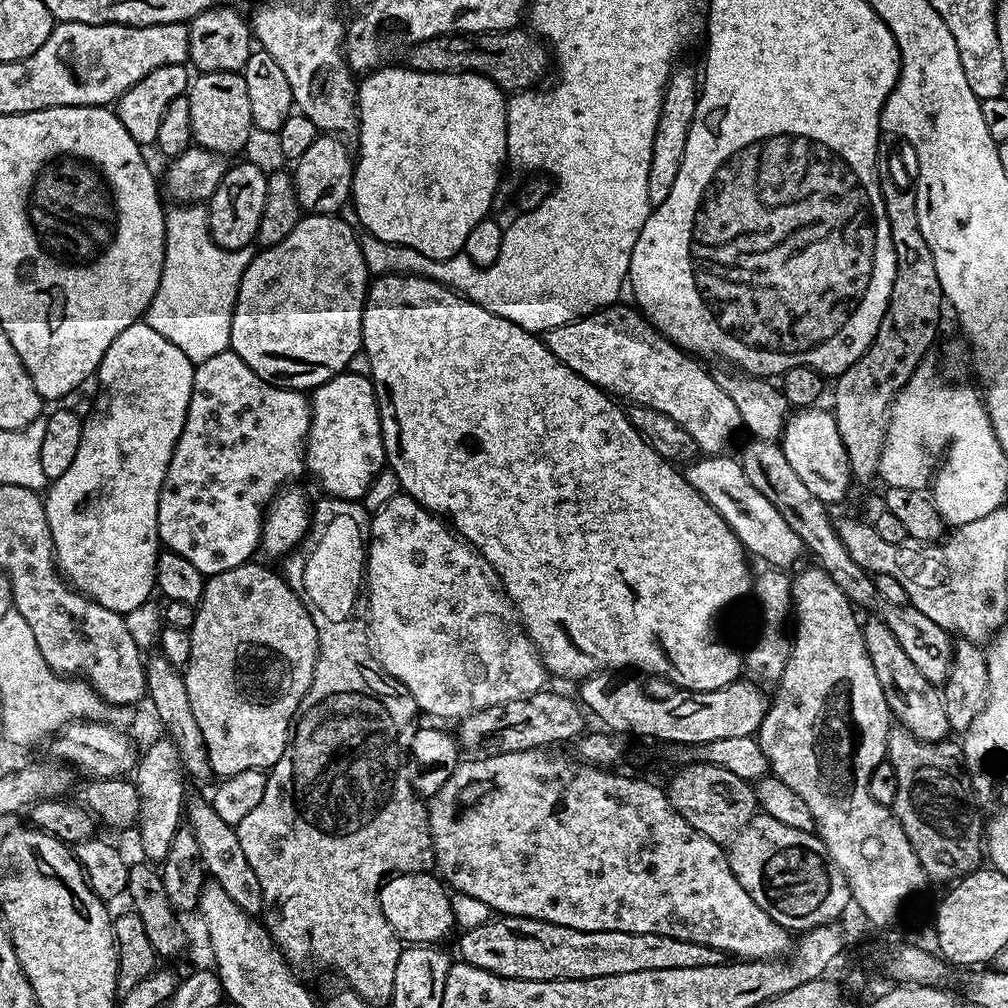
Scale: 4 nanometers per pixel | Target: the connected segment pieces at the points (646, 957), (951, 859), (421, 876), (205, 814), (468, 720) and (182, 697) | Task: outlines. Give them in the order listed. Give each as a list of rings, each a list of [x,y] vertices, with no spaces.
[[[497,915],[482,926],[461,931],[459,959],[465,964],[490,970],[502,978],[585,980],[614,974],[638,974],[638,970],[693,969],[727,963],[728,955],[716,947],[660,934],[630,934],[622,930],[583,932],[538,918]]]
[[[899,726],[888,733],[886,760],[894,766],[898,778],[894,811],[902,830],[906,830],[906,838],[910,838],[910,846],[914,846],[914,854],[918,854],[918,862],[922,862],[922,870],[932,882],[955,882],[982,864],[982,820],[980,824],[961,745],[952,743],[947,739],[931,744]]]
[[[432,872],[397,874],[383,885],[379,897],[386,922],[390,922],[390,926],[405,945],[439,945],[444,942],[440,940],[451,934],[452,927],[457,927],[449,889]]]
[[[198,796],[187,797],[185,813],[189,827],[198,840],[199,849],[202,850],[205,871],[215,883],[226,890],[226,894],[229,894],[238,906],[252,915],[259,915],[264,909],[264,891],[257,874],[246,859],[246,854],[243,853],[235,827],[221,818],[207,799],[205,801]]]
[[[541,690],[526,698],[502,702],[502,706],[490,706],[486,710],[465,716],[454,728],[454,735],[461,749],[481,748],[481,753],[497,756],[514,754],[518,750],[551,749],[553,746],[560,746],[563,740],[575,741],[585,731],[585,713],[581,705],[573,697],[572,701],[560,692],[548,691]]]
[[[163,654],[148,656],[146,660],[145,678],[148,683],[147,699],[154,702],[158,710],[158,718],[164,726],[167,739],[174,742],[180,755],[180,763],[185,773],[196,780],[204,780],[213,775],[210,758],[206,754],[206,742],[202,742],[202,730],[198,730],[198,721],[194,718],[194,710],[190,707],[190,698],[186,695],[186,682],[181,669],[176,668]]]

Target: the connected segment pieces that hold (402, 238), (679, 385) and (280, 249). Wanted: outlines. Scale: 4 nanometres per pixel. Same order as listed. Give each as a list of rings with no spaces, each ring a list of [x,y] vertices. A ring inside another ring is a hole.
[[[396,66],[377,68],[375,72],[367,73],[358,84],[358,137],[360,136],[360,156],[358,152],[358,155],[354,160],[350,204],[351,207],[355,208],[356,213],[358,214],[360,228],[363,229],[363,231],[374,234],[374,238],[382,238],[382,242],[410,246],[414,250],[418,250],[422,254],[426,254],[435,260],[448,260],[452,256],[459,256],[463,253],[464,243],[470,234],[470,230],[474,230],[474,226],[478,226],[478,222],[485,219],[485,217],[491,213],[488,211],[492,208],[492,199],[495,198],[496,187],[500,184],[500,167],[503,166],[504,160],[506,161],[506,157],[508,156],[508,102],[506,93],[503,88],[498,87],[494,82],[490,82],[490,78],[479,76],[477,72],[419,72],[417,68],[410,68],[407,66],[401,66],[401,68],[392,67]]]
[[[624,303],[609,304],[579,320],[554,326],[543,333],[544,345],[558,362],[609,396],[668,414],[689,432],[701,453],[708,456],[731,453],[736,435],[744,428],[738,406],[734,406],[726,390],[718,386],[715,375],[708,373],[695,355],[667,340],[631,303]]]
[[[336,214],[330,216],[301,215],[298,226],[294,226],[294,230],[290,230],[290,234],[286,234],[286,238],[282,238],[282,242],[257,251],[252,257],[250,266],[246,266],[246,274],[242,274],[238,298],[232,311],[231,351],[236,352],[238,358],[242,358],[242,362],[246,362],[246,366],[250,366],[250,370],[254,370],[254,374],[258,374],[258,378],[262,378],[267,384],[276,384],[280,388],[291,388],[293,390],[314,390],[318,386],[330,382],[330,378],[334,378],[340,372],[345,371],[351,365],[348,363],[356,355],[358,357],[361,355],[364,343],[362,318],[364,317],[364,302],[368,294],[369,283],[370,273],[362,258],[357,229],[349,226]]]

